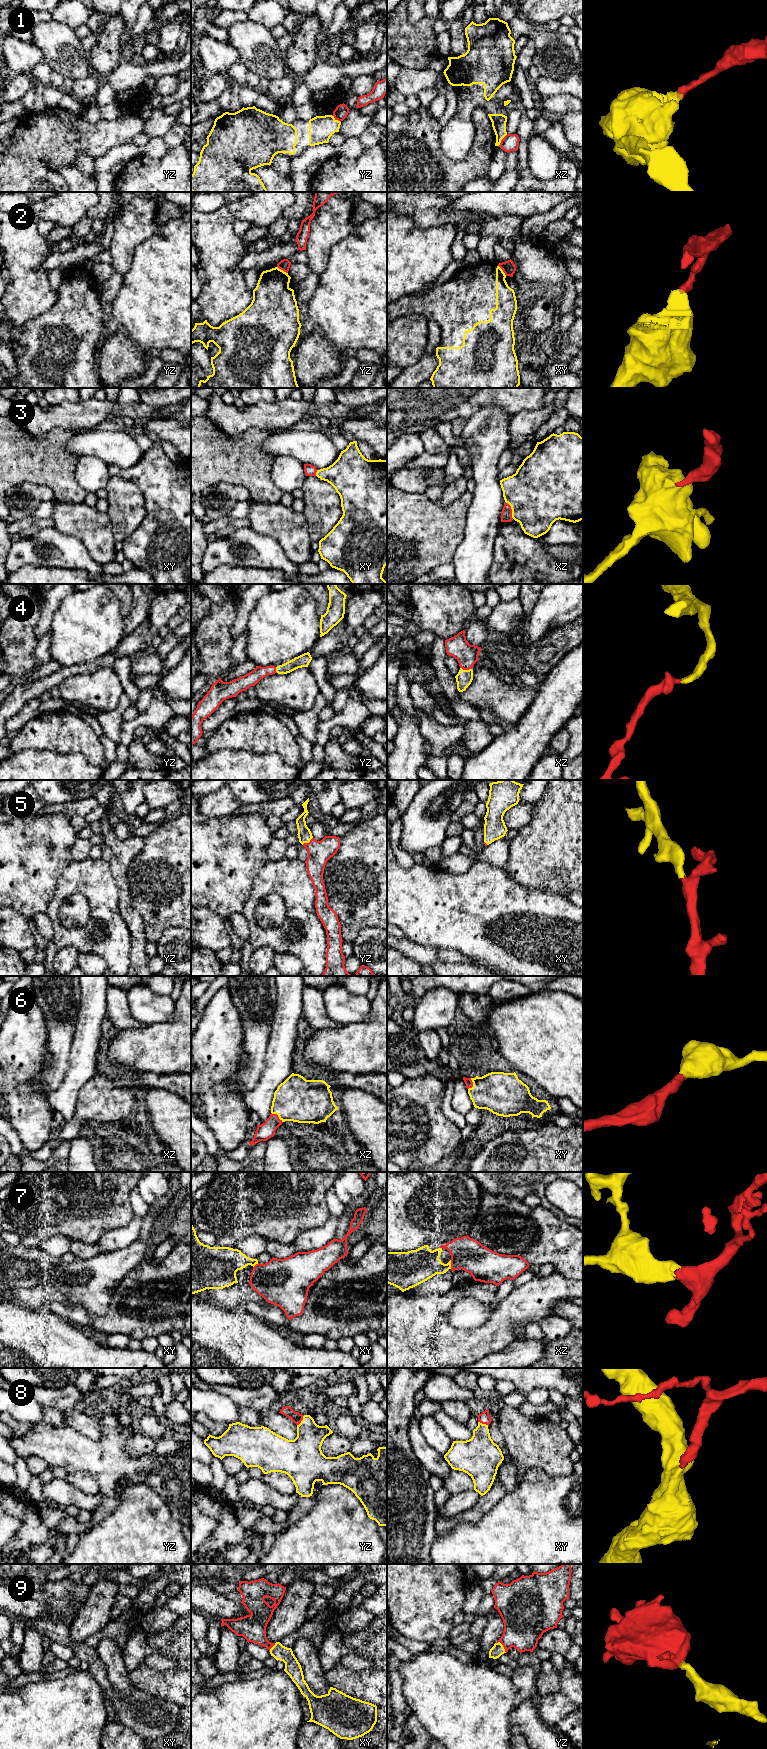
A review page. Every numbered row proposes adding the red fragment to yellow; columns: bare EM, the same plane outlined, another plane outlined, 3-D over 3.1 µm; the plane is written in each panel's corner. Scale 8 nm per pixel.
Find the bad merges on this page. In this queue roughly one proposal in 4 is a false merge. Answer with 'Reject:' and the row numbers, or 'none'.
Reject: 1, 2

